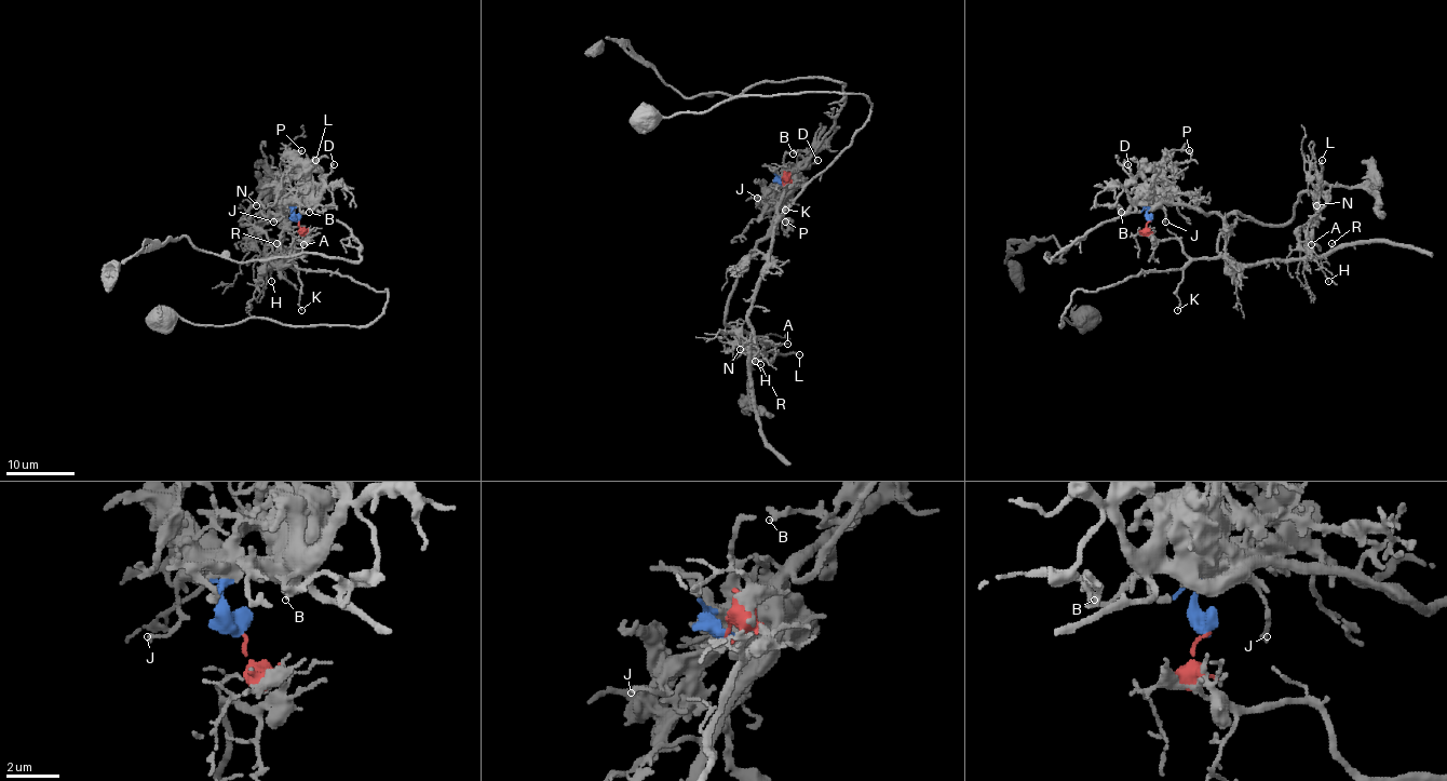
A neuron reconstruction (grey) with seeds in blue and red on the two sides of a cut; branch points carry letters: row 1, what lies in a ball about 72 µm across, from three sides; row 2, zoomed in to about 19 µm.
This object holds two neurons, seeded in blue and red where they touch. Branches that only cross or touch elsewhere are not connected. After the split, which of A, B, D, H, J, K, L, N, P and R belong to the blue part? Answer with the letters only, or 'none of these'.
B, D, J, L, N, P

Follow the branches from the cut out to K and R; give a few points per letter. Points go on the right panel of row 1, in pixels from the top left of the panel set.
K: (1150, 220), (1147, 229), (1161, 240), (1176, 238), (1188, 258), (1182, 281), (1176, 292), (1178, 310)
R: (1150, 220), (1152, 234), (1176, 238), (1193, 258), (1294, 260), (1323, 257), (1331, 243)

